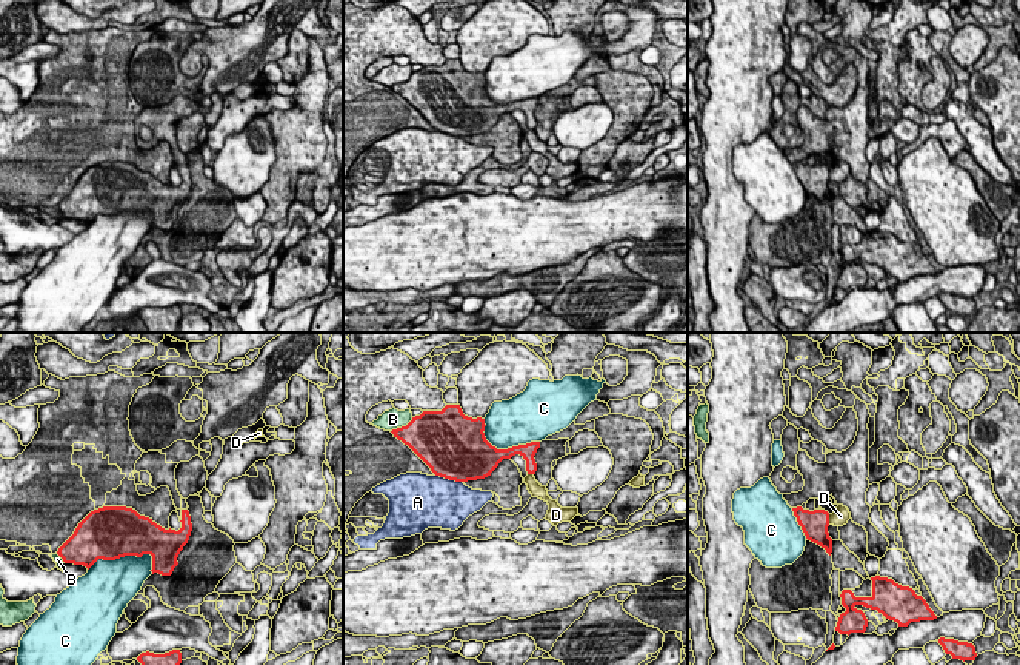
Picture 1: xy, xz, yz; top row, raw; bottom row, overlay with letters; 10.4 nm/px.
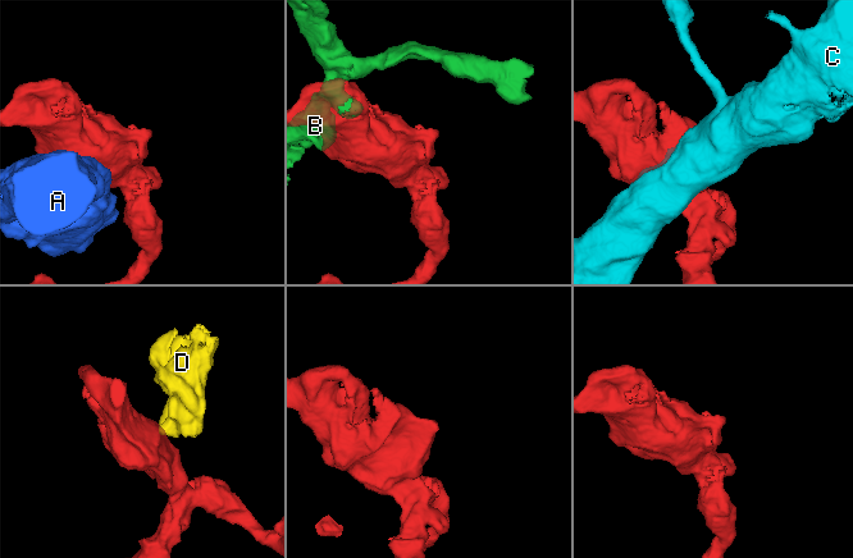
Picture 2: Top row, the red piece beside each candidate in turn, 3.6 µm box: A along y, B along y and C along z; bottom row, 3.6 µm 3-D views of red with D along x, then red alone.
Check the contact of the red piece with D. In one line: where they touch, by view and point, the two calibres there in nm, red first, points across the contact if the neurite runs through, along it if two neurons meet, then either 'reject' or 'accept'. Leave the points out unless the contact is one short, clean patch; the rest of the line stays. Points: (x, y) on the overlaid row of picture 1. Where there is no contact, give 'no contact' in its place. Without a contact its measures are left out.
contact yz (828, 519); calibres 280 and 180 nm; border yz (828, 514), (830, 524); reject

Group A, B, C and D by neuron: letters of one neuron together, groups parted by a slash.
A / B / C / D

